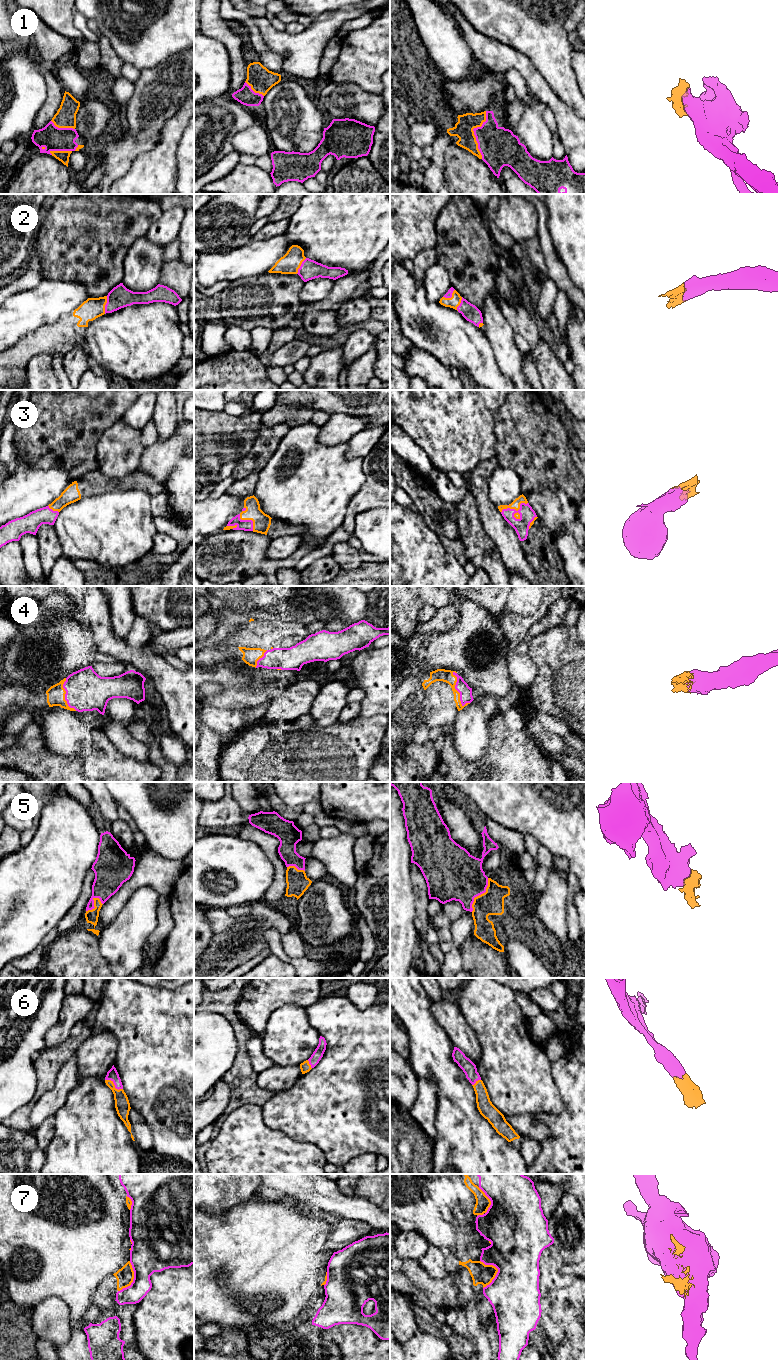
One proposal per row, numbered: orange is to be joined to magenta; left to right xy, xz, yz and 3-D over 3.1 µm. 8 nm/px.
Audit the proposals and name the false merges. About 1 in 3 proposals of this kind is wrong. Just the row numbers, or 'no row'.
7

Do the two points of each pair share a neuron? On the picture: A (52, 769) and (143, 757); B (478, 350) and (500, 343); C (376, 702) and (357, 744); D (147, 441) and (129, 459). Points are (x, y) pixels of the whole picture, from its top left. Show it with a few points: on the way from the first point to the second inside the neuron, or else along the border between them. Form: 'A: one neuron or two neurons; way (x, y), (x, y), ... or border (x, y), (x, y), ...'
A: two neurons; border (114, 746), (120, 752), (141, 762), (149, 762)
B: two neurons; border (482, 331), (492, 349), (499, 368)
C: one neuron; way (373, 712), (372, 722), (364, 734)
D: two neurons; border (141, 430), (141, 443), (145, 447)

